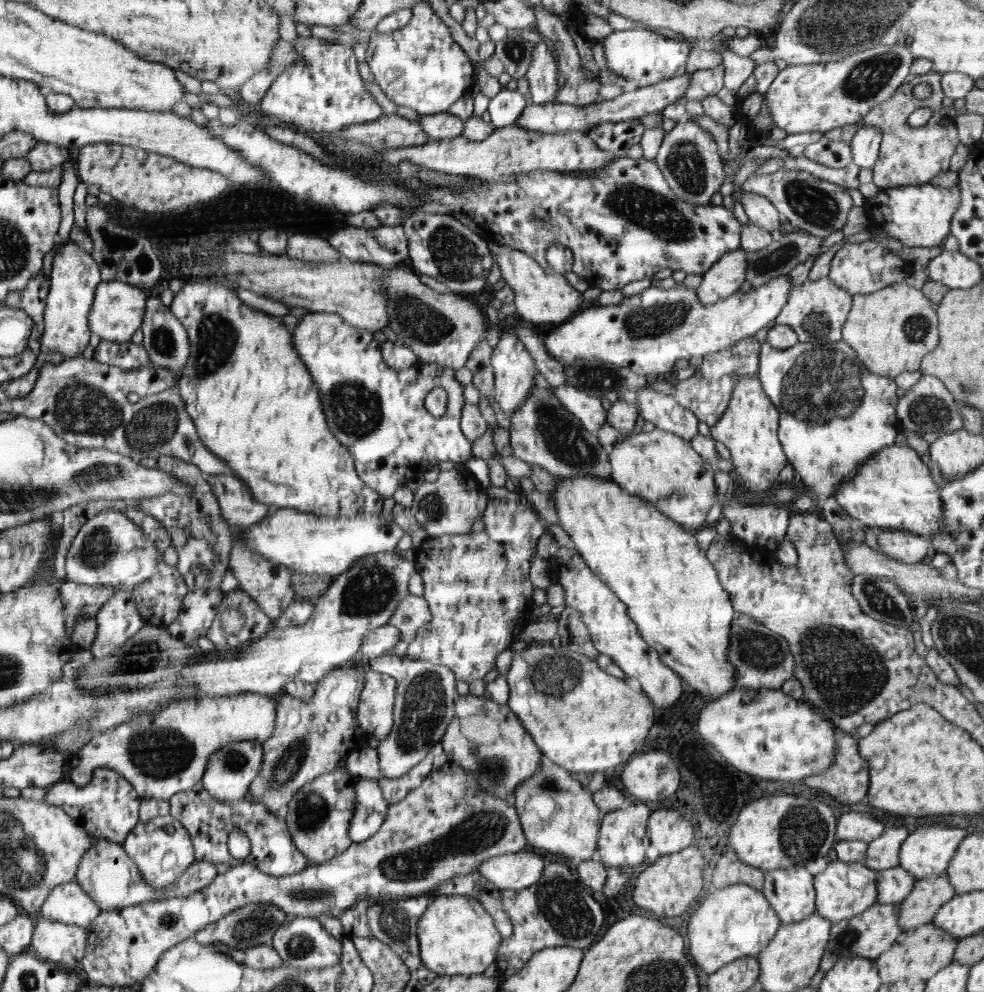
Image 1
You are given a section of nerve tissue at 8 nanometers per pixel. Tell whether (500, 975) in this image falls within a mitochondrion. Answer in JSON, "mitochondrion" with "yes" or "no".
{"mitochondrion":"no"}

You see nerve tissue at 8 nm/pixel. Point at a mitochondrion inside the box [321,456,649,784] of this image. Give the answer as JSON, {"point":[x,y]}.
{"point":[424,705]}

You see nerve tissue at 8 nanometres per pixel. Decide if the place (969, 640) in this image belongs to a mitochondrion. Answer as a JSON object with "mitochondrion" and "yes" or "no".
{"mitochondrion":"yes"}

